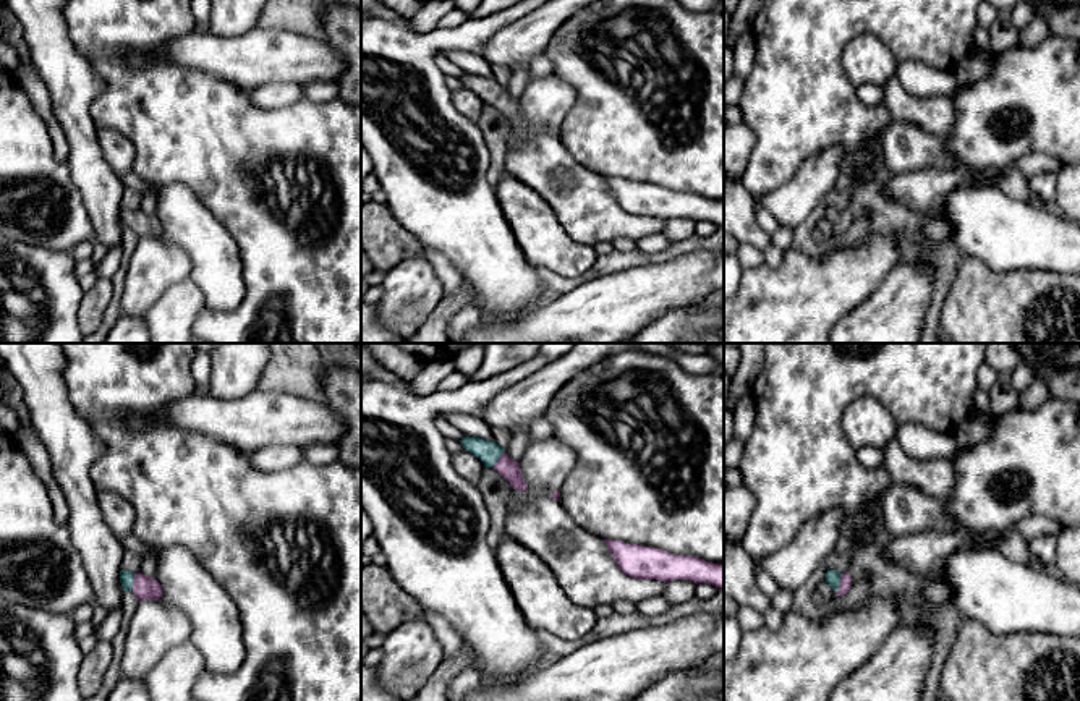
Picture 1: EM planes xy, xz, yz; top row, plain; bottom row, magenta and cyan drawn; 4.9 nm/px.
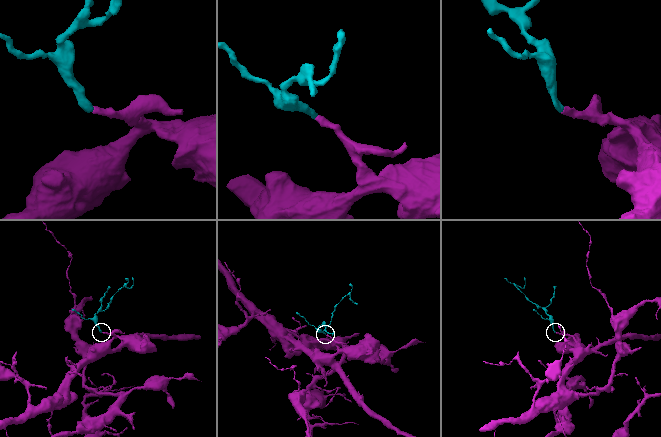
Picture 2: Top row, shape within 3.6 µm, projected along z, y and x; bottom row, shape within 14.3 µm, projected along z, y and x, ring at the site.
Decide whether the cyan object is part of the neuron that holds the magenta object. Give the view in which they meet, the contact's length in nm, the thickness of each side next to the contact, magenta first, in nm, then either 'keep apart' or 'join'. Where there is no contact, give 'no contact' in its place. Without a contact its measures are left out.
yz | 110 nm | 60/80 nm | join

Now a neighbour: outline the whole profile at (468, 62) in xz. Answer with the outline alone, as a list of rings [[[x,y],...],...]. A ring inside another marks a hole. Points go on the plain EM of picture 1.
[[[445,50],[445,57],[470,74],[494,78],[494,66],[484,57],[465,50]]]

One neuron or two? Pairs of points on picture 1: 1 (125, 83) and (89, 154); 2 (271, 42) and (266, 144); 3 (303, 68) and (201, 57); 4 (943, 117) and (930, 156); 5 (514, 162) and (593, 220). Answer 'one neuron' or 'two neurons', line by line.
1: two neurons
2: two neurons
3: one neuron
4: two neurons
5: one neuron

